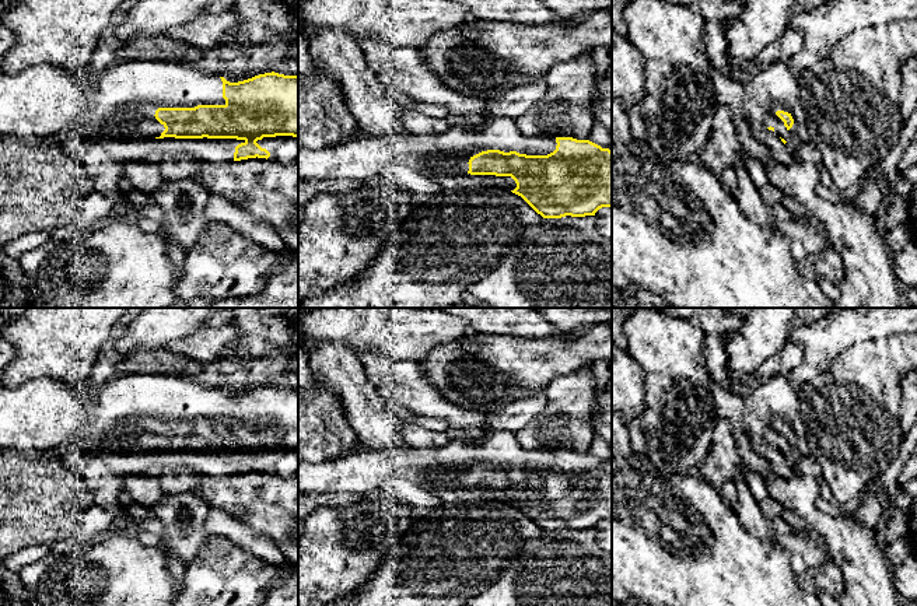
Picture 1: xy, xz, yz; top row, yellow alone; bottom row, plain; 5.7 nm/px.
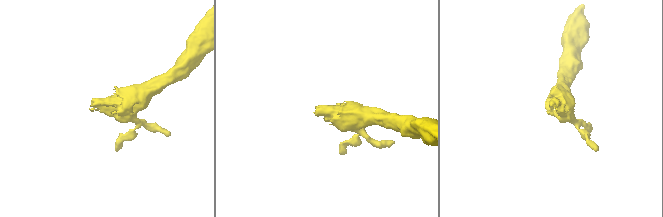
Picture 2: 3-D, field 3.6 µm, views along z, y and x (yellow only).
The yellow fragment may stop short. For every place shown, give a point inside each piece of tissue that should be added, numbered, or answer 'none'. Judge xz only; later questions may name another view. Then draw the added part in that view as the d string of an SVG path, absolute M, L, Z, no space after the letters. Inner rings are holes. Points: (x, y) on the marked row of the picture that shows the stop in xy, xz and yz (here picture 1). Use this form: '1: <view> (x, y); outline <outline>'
1: xz (443, 157); outline M490 118L479 127L448 127L438 134L386 136L360 134L356 139L321 150L298 147L298 179L360 181L368 183L392 164L407 165L437 181L442 189L497 186L517 188L511 176L470 175L469 160L487 150L547 155L556 150L553 137L529 137L519 133L515 120Z

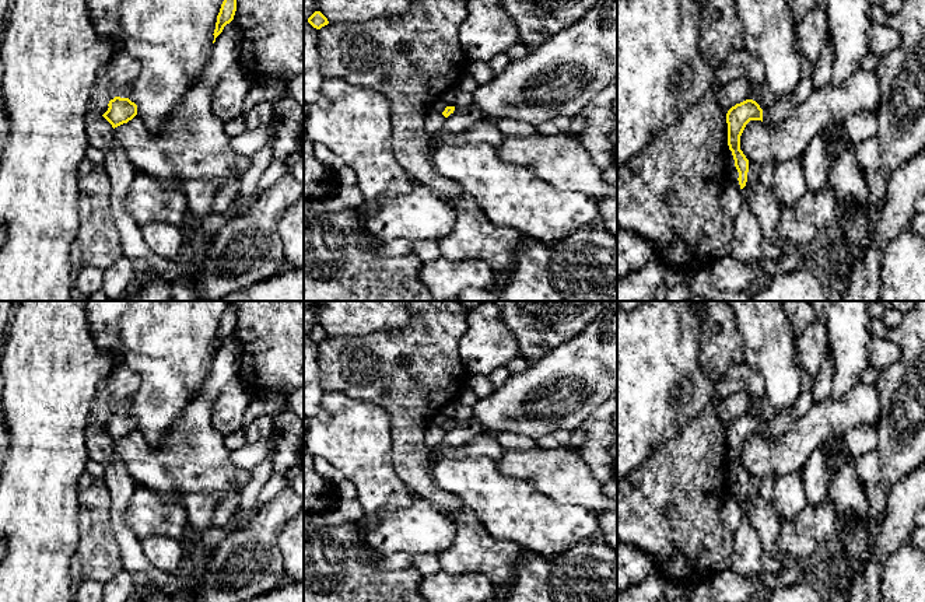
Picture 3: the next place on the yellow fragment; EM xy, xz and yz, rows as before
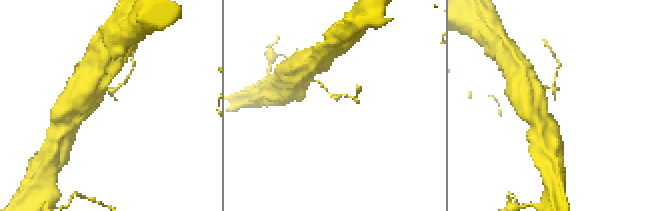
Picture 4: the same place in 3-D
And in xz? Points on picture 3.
none

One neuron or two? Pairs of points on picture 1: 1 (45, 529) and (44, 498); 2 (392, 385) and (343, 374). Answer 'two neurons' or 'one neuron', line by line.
1: one neuron
2: two neurons

